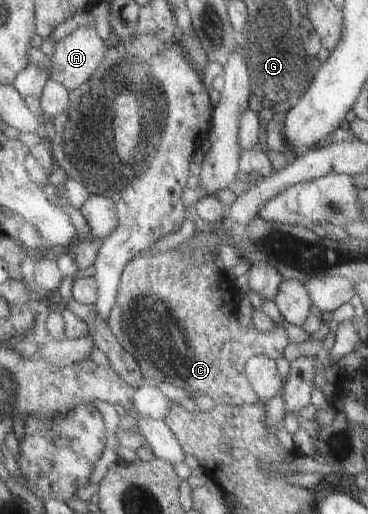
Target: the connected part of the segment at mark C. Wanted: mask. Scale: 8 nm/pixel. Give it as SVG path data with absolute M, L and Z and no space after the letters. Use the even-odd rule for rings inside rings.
M190 239L186 242L178 245L172 250L166 250L165 252L154 255L144 255L148 248L139 252L127 265L126 269L122 273L120 278L120 284L118 287L118 294L114 308L108 317L109 325L113 330L113 333L118 337L119 343L128 351L130 351L142 365L142 372L145 380L154 379L163 383L171 383L172 385L179 387L180 389L186 389L190 397L194 394L207 395L216 404L229 404L234 406L253 405L259 401L259 397L254 390L254 387L250 384L250 380L246 376L246 363L251 358L258 355L266 355L271 359L276 359L283 356L285 353L285 347L290 344L288 333L281 327L273 327L271 333L260 333L256 328L245 329L241 323L239 323L239 317L235 313L229 313L231 309L227 309L227 299L231 299L231 275L229 275L221 266L221 261L200 264L195 262L190 256Z

